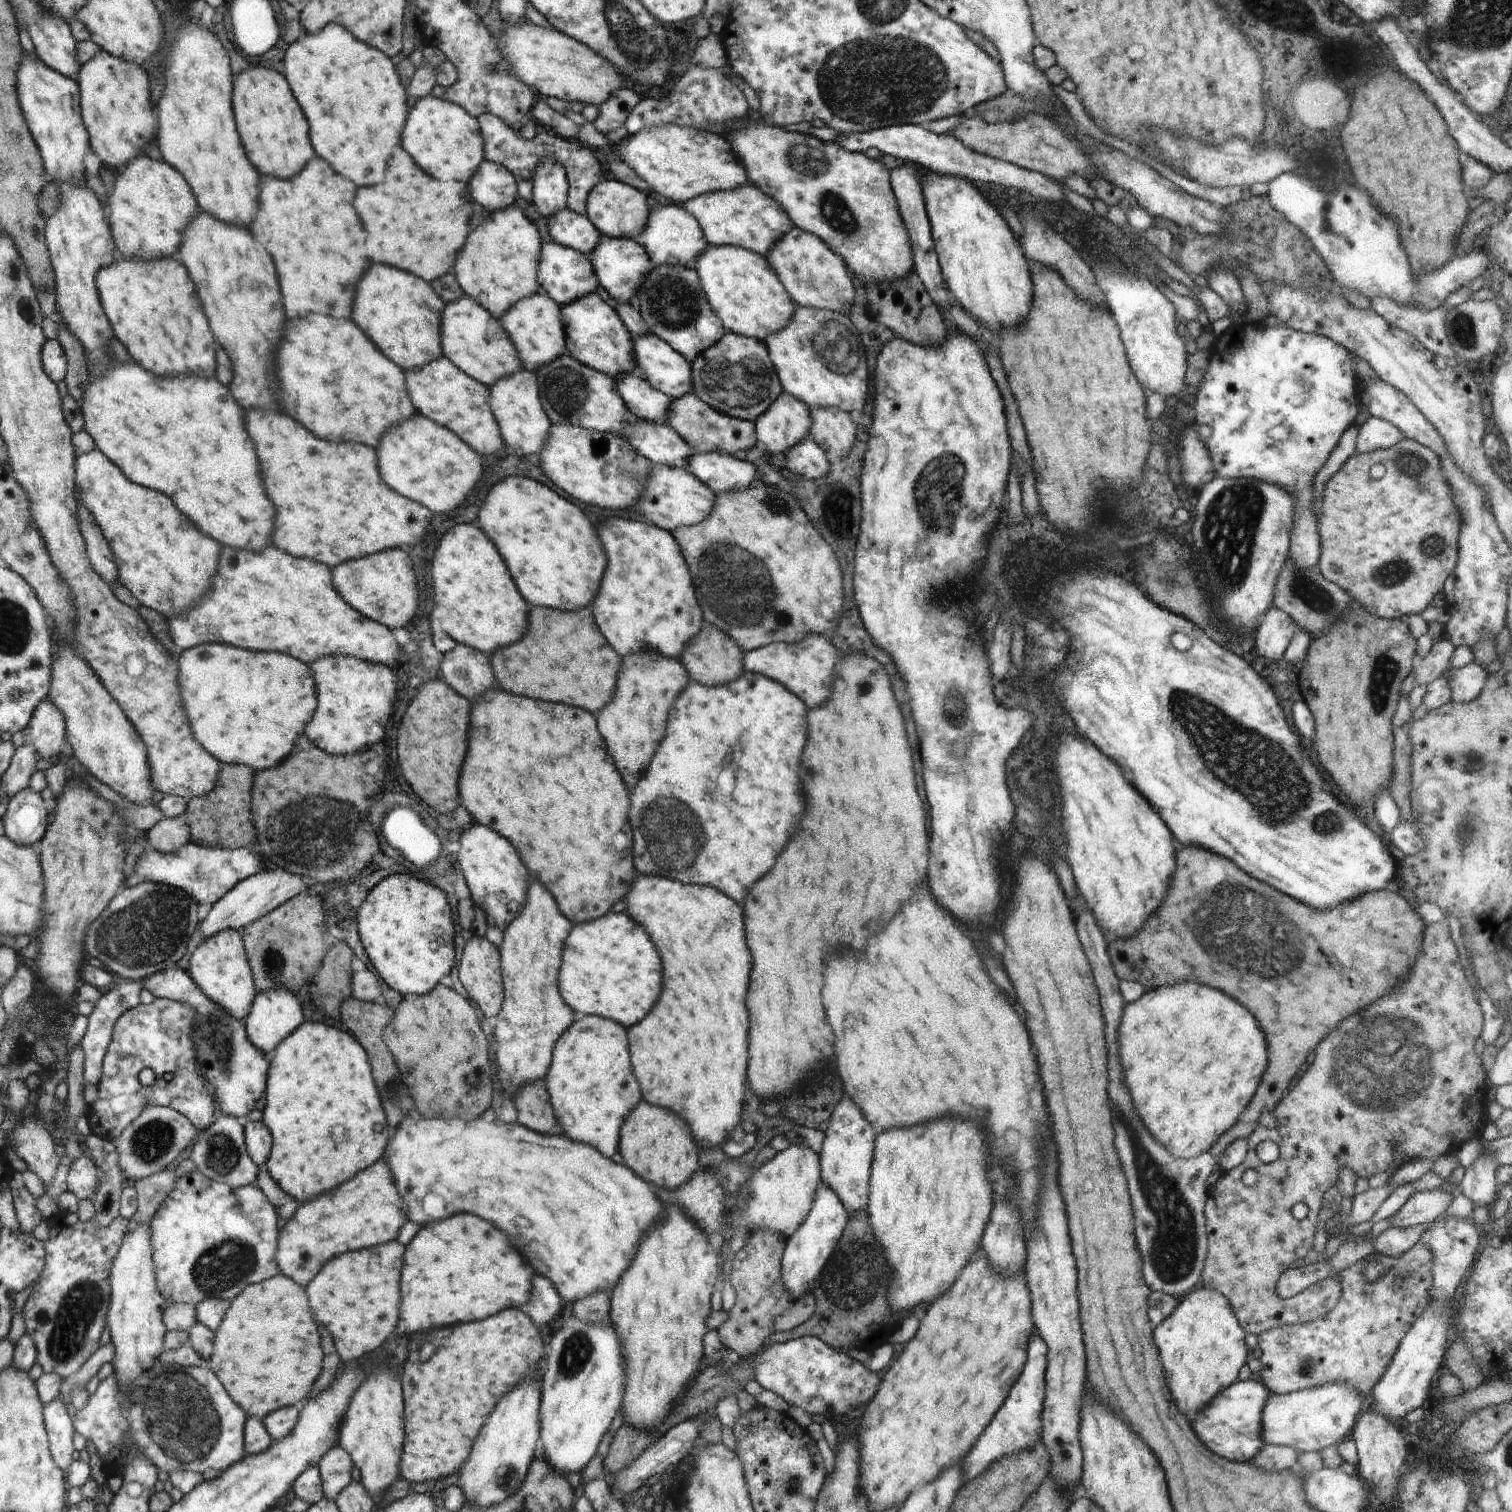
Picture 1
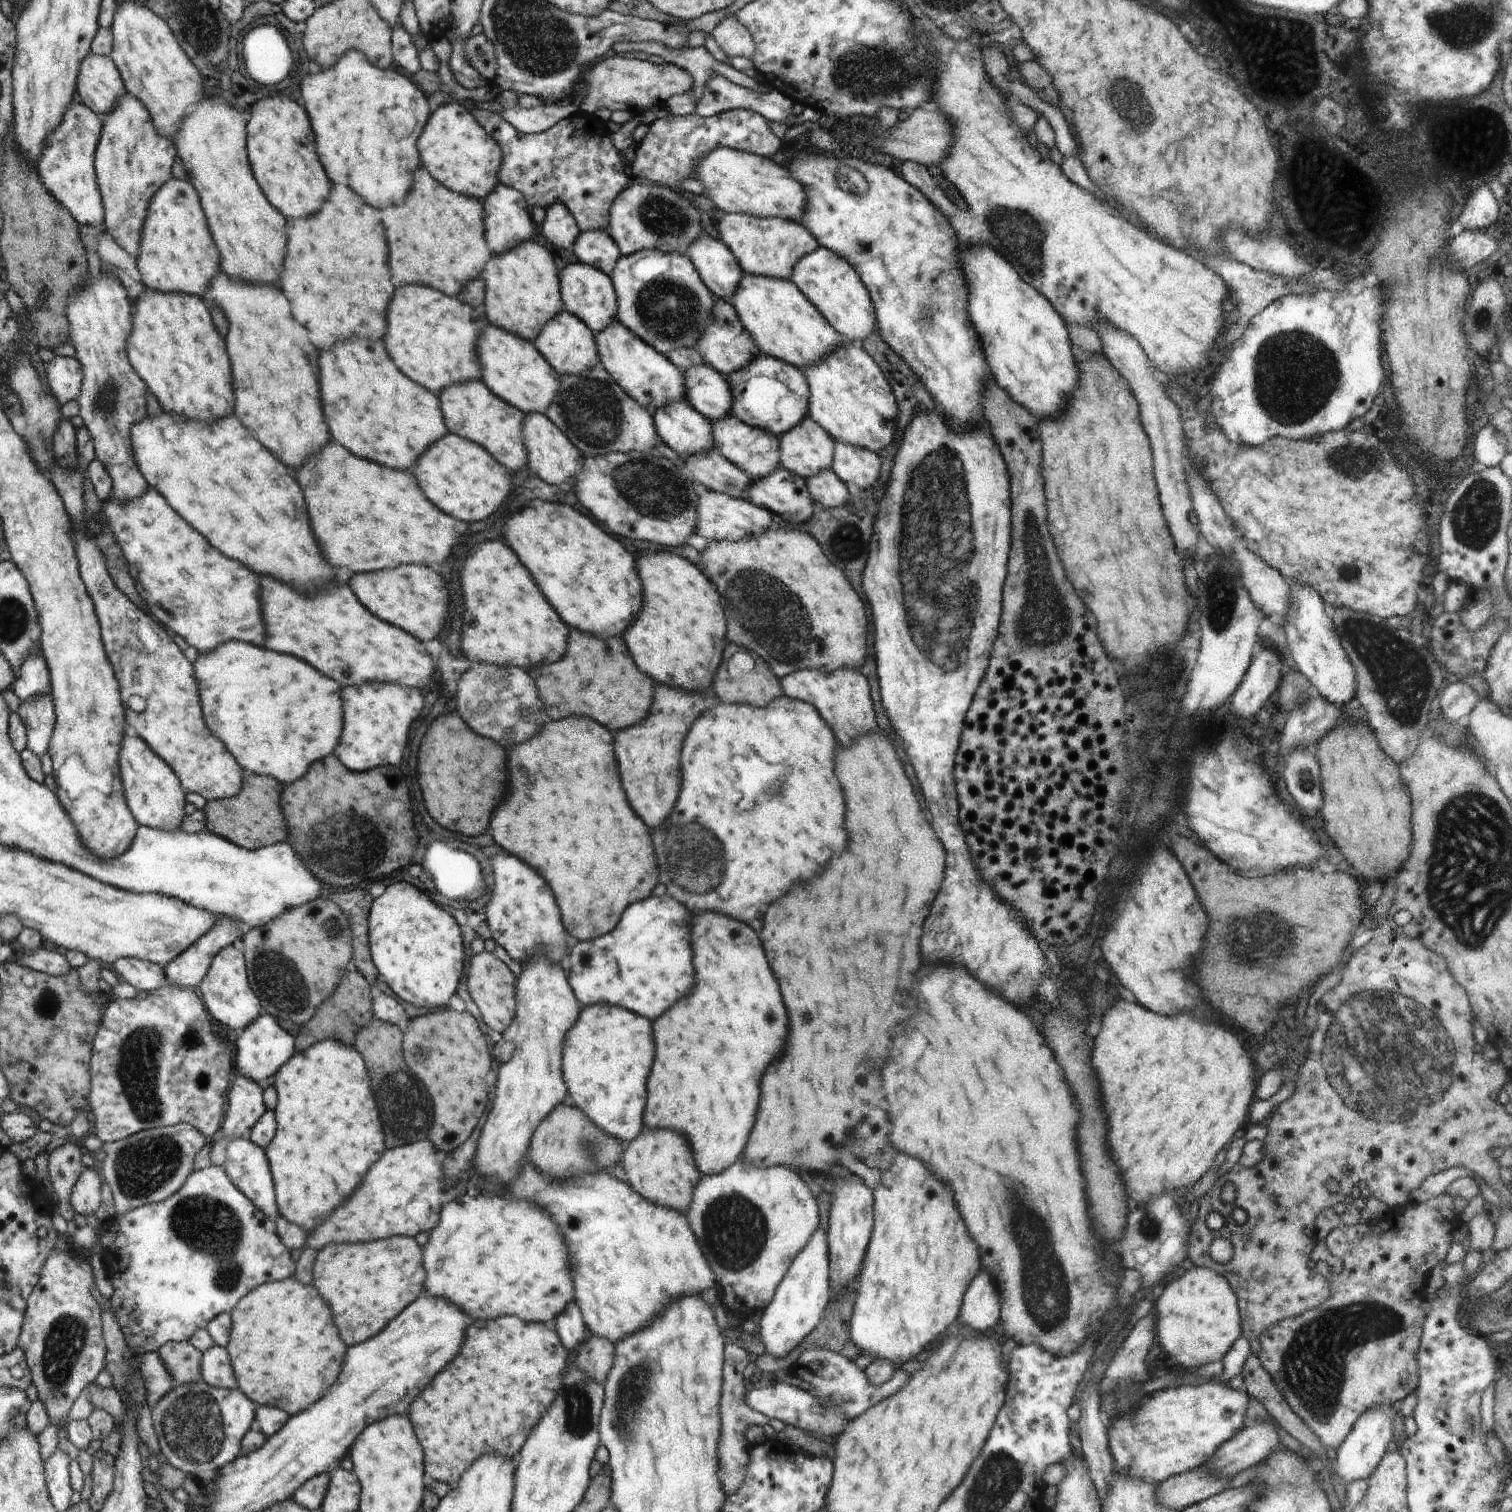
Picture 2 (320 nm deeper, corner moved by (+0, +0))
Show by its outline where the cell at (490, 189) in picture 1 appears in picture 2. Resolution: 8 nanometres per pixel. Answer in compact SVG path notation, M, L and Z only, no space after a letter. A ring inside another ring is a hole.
M500 182L495 190L484 198L484 208L488 212L488 244L492 244L494 254L503 255L527 241L532 241L532 238L534 238L536 224L530 218L528 204L524 202L524 196L521 192Z

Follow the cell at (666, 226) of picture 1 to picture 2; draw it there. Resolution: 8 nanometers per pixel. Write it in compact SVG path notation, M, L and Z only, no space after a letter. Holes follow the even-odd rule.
M704 234L696 242L689 245L686 255L691 258L698 275L700 275L703 283L710 289L713 296L720 298L722 301L730 302L731 297L739 288L744 272L736 257L723 241L715 240L708 234Z

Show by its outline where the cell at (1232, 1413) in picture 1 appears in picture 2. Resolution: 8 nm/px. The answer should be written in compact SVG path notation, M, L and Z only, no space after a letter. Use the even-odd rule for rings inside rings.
M1188 1382L1180 1388L1157 1390L1142 1397L1129 1416L1118 1417L1107 1427L1116 1472L1161 1483L1170 1476L1202 1468L1218 1447L1247 1423L1248 1398L1246 1392L1237 1392L1220 1382Z

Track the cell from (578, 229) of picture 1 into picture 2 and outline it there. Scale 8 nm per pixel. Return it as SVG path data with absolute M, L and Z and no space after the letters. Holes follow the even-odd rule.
M582 231L575 240L574 252L580 262L603 269L608 275L622 256L614 239L606 231Z

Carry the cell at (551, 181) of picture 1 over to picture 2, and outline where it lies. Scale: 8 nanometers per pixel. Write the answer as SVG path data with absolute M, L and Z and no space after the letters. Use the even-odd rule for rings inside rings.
M556 203L546 209L543 234L556 249L571 247L582 232L578 230L576 221L567 206Z

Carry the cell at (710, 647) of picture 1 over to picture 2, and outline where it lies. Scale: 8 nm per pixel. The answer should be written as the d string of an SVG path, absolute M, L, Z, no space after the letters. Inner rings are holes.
M730 642L723 650L722 662L712 682L712 688L720 702L748 703L756 708L764 708L780 695L784 696L781 680L773 673L768 663L754 651L749 652L756 662L752 680L730 680L726 666L730 656L738 650L740 647ZM722 694L728 694L728 696L722 696Z

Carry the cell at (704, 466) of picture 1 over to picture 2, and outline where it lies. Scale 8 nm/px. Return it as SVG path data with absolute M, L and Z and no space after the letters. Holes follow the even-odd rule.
M782 466L762 479L753 478L748 500L794 524L806 523L817 507L807 489L806 479Z

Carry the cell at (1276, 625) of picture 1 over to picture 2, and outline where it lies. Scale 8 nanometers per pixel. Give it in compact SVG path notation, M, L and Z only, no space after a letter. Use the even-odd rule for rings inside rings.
M1258 642L1252 651L1252 662L1243 676L1240 686L1232 695L1230 714L1236 718L1254 718L1258 710L1275 696L1280 680L1280 654Z

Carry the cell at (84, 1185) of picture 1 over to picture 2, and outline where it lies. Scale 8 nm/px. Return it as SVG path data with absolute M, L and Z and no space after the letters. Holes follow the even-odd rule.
M85 1168L74 1183L69 1203L80 1214L95 1214L100 1206L100 1186L102 1180L96 1171Z

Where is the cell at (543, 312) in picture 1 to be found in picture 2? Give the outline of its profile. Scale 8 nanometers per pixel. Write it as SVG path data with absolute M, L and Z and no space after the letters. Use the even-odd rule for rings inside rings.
M564 310L556 315L541 331L540 336L532 341L544 358L560 375L582 375L600 366L600 352L597 348L596 336L579 317Z

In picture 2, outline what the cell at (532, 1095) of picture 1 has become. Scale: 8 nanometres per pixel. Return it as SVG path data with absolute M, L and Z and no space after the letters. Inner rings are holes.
M574 1104L560 1105L539 1124L531 1139L531 1163L539 1169L544 1176L559 1183L567 1183L570 1178L584 1178L596 1173L612 1172L614 1166L622 1164L625 1145L615 1136L600 1128L584 1111Z

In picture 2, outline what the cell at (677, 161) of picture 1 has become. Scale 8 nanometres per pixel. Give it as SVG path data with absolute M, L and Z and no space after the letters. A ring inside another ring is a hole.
M718 147L705 157L699 158L697 178L706 188L705 193L714 203L715 208L727 213L744 213L753 217L780 217L802 224L804 213L808 208L807 194L803 184L786 168L770 158L761 157L728 147Z

